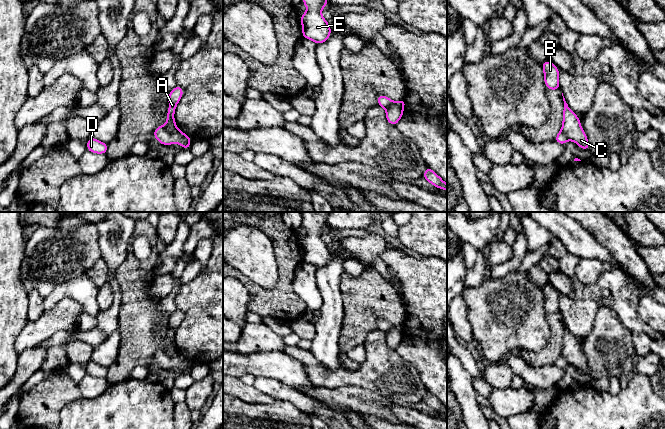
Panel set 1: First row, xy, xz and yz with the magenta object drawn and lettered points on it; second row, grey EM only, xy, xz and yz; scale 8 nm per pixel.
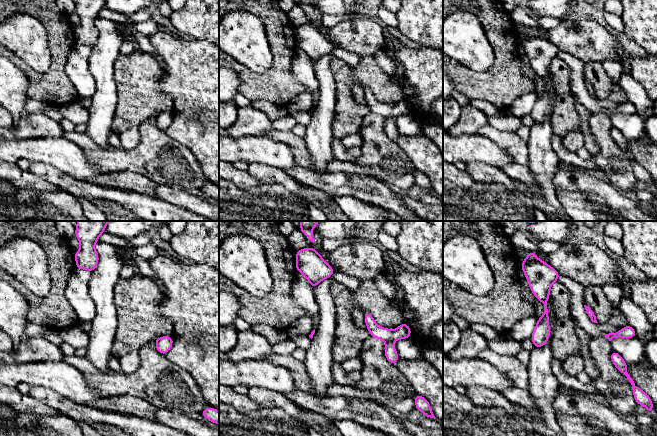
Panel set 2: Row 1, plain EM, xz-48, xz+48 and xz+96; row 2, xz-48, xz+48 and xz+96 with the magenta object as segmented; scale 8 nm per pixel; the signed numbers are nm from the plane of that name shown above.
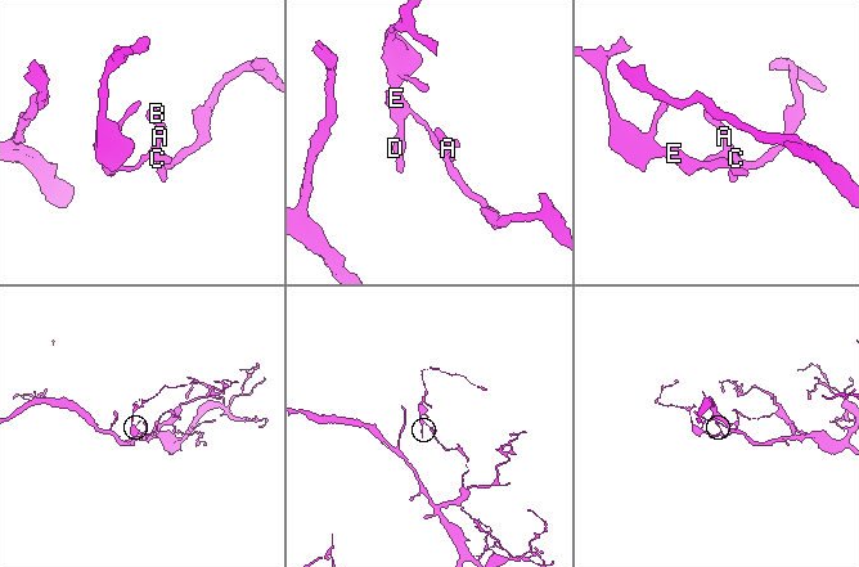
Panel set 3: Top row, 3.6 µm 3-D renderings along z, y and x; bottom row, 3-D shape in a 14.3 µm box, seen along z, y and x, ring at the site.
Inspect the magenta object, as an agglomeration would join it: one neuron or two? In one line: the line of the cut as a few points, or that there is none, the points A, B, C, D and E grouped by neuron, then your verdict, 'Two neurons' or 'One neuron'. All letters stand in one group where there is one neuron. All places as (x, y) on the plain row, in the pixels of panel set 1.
Split along xy (162, 350), (169, 356), (177, 354). Groups: A B C / D E. Two neurons

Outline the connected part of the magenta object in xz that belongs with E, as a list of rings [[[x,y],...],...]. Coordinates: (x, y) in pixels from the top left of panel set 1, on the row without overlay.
[[[301,212],[302,225],[307,231],[305,238],[300,240],[302,248],[302,261],[314,265],[317,269],[325,266],[331,259],[328,246],[321,239],[321,234],[327,230],[327,219],[332,212]]]

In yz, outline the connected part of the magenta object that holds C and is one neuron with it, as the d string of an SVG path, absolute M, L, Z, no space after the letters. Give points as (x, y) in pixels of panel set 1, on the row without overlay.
M563 320L564 325L564 333L563 333L563 347L562 347L562 353L569 364L572 364L573 366L577 367L578 370L586 375L590 373L588 369L588 363L587 359L585 358L584 354L581 351L581 347L577 339L569 332L568 328L565 325L565 322Z

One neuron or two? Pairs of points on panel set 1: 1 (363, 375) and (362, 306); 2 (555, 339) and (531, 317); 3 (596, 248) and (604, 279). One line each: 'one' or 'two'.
1: two
2: two
3: two

